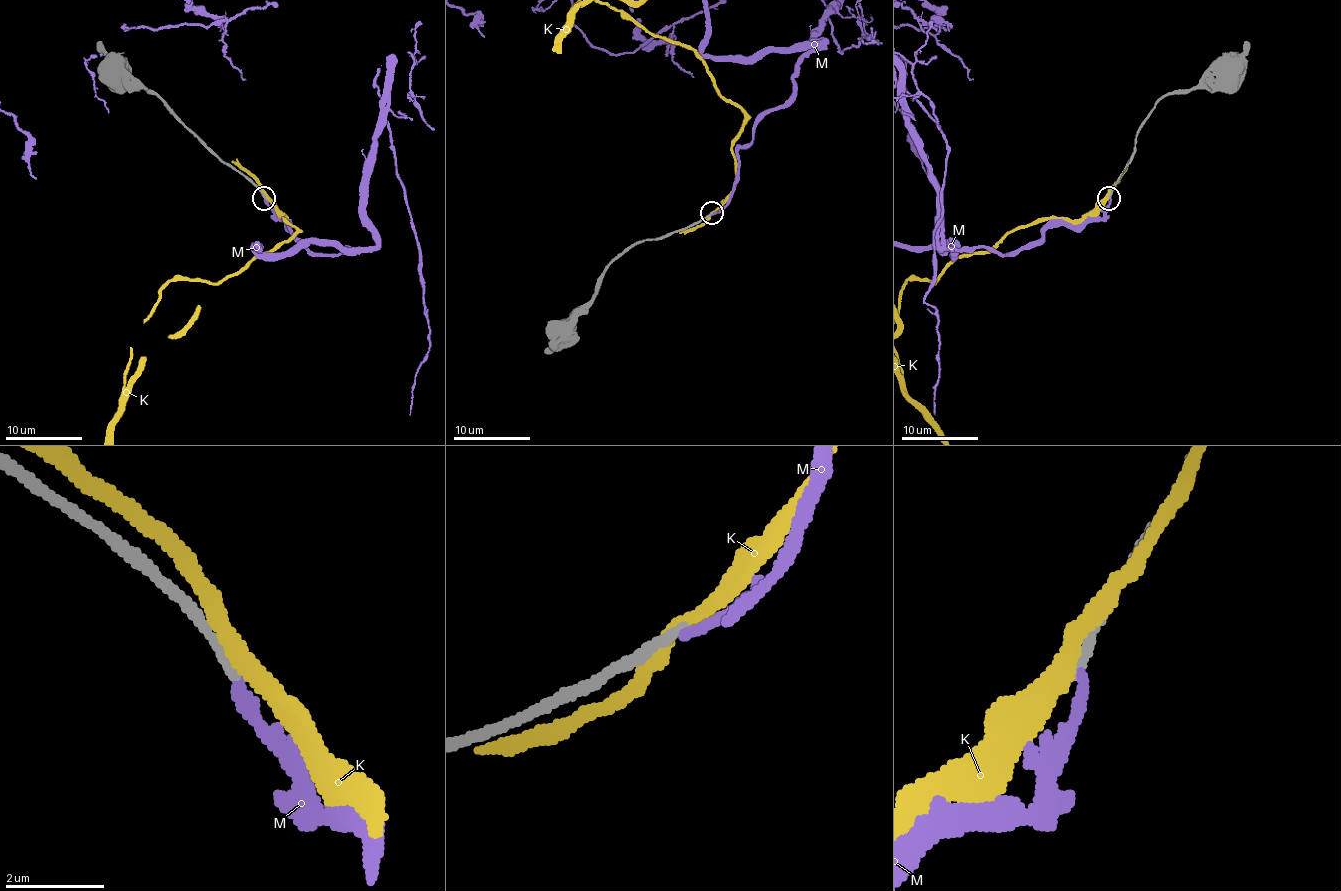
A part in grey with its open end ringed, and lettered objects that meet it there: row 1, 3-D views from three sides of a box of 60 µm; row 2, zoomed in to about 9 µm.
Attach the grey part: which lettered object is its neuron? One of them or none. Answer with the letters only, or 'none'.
none

